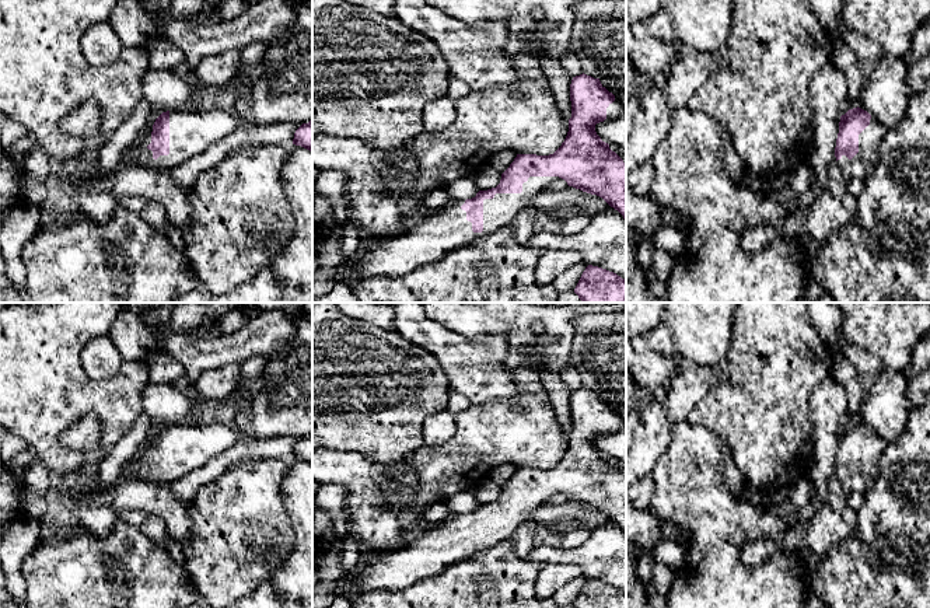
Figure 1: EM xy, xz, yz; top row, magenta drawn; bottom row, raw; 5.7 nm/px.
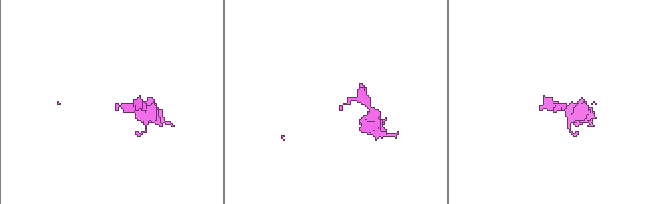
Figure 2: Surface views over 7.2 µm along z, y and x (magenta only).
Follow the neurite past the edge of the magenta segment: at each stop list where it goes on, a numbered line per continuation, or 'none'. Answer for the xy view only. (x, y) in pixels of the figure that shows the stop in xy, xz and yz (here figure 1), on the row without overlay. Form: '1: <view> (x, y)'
1: xy (191, 447)

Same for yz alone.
1: yz (862, 479)

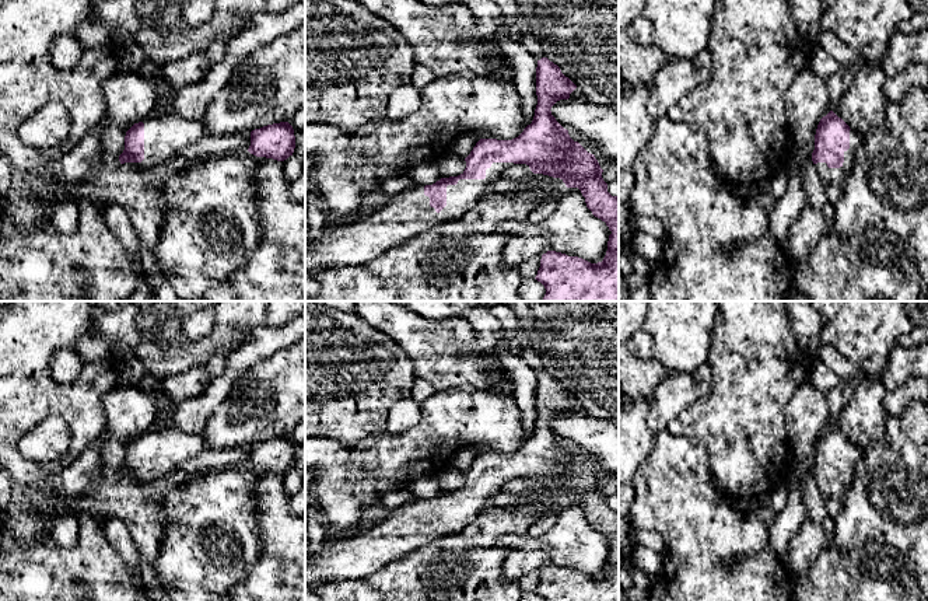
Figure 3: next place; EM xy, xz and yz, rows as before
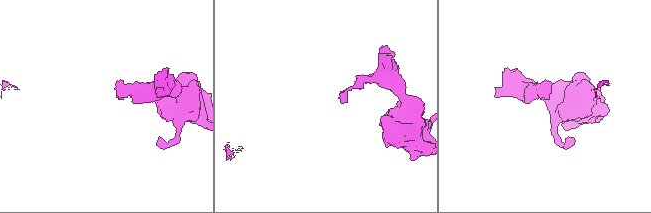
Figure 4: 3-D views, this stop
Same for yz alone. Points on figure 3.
1: yz (829, 489)

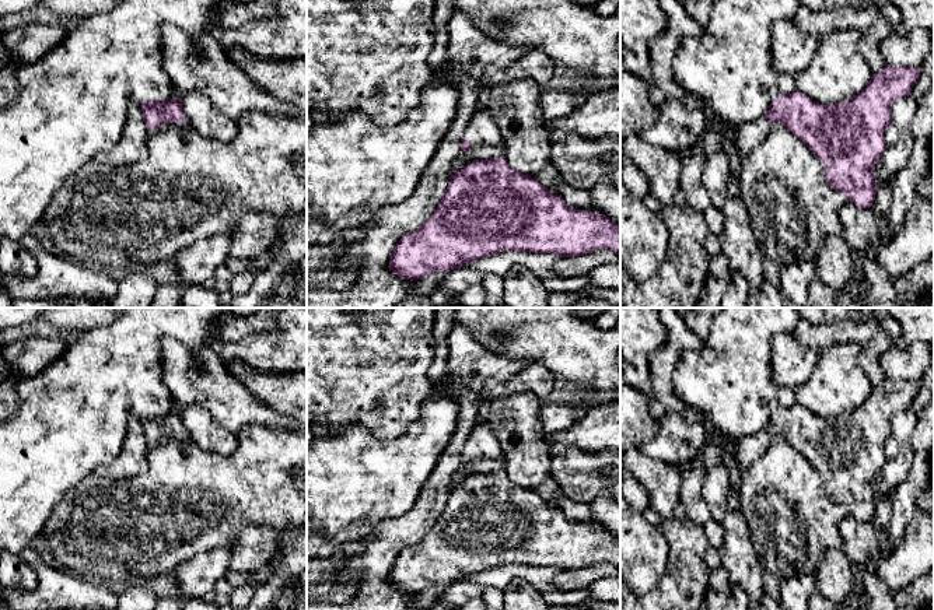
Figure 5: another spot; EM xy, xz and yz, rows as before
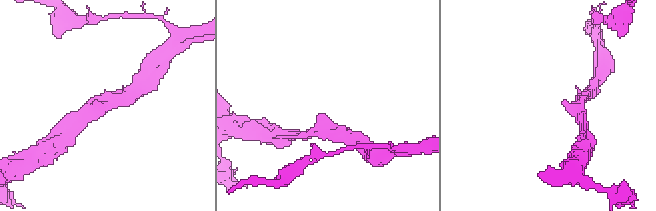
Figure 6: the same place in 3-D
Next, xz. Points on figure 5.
1: xz (482, 442)

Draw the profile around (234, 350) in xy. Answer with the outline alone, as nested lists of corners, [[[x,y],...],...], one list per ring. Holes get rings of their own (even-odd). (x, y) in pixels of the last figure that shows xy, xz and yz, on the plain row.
[[[283,308],[274,330],[220,344],[217,351],[223,362],[241,360],[263,372],[307,371],[307,309]]]

